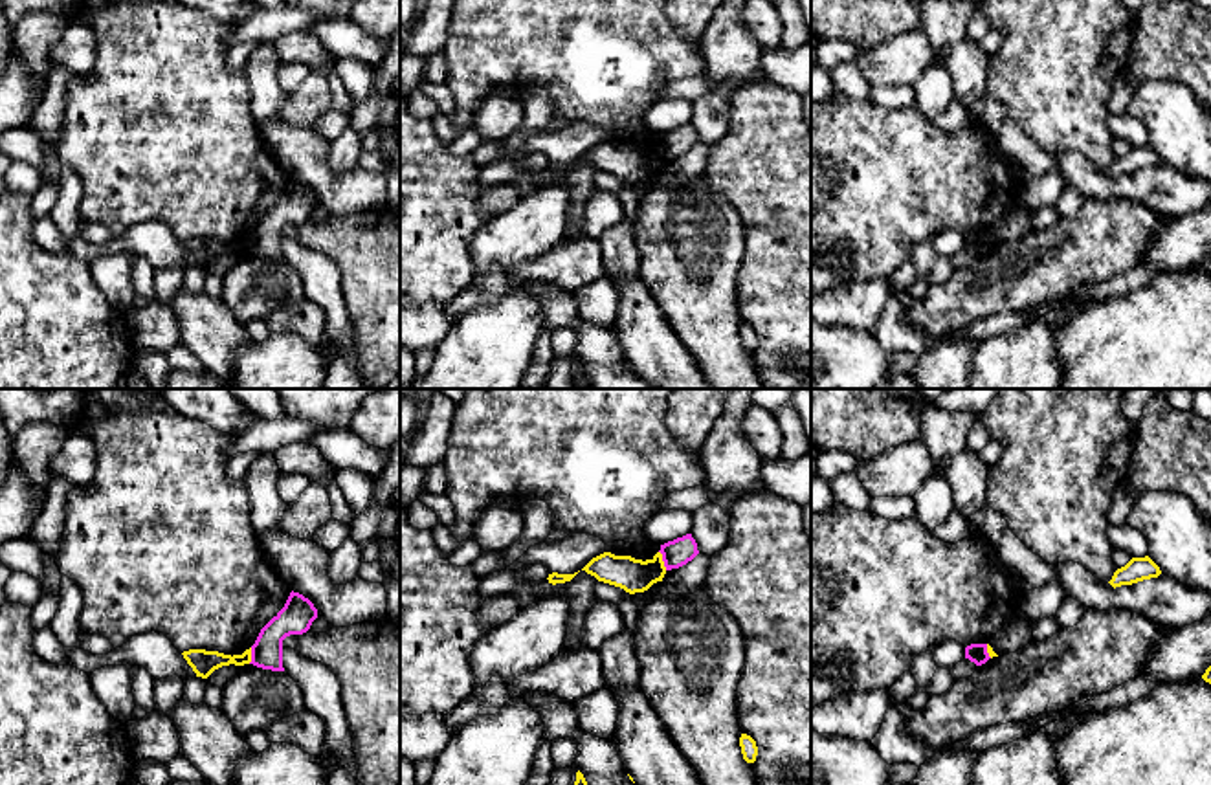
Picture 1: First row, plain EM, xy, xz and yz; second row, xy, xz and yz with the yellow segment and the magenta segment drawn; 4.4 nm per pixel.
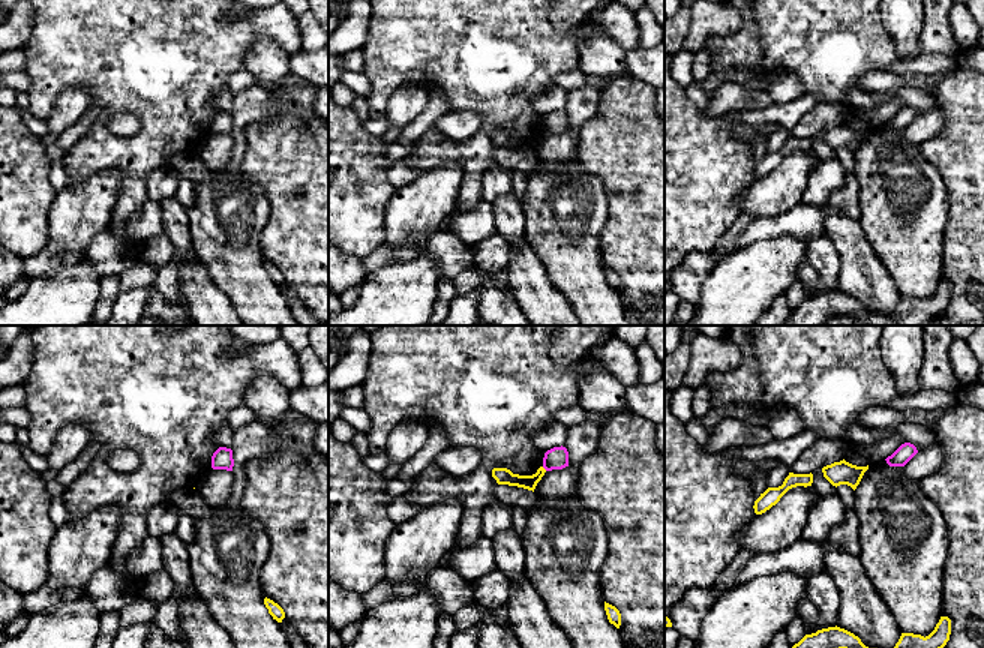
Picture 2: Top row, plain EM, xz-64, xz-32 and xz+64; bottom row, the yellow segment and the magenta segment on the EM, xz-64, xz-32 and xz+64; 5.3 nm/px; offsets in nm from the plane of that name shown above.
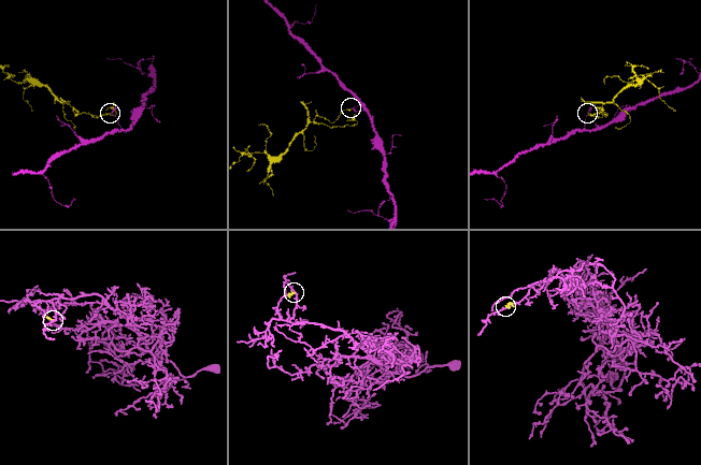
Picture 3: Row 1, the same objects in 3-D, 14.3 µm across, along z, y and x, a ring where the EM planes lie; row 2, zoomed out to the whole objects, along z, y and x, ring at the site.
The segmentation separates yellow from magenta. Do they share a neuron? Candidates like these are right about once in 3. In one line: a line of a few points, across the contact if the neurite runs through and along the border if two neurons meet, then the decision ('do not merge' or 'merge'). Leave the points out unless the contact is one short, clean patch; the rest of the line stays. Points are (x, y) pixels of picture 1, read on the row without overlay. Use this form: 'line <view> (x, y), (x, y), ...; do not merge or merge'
line xz (659, 140), (666, 158); do not merge

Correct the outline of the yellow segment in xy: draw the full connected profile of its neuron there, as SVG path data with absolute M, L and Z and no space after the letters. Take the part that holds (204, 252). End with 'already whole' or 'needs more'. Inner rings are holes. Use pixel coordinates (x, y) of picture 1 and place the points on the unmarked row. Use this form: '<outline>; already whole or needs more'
M251 237L242 244L224 244L218 240L189 238L182 242L187 253L193 257L196 266L207 268L215 259L222 255L244 255L251 251Z; already whole

